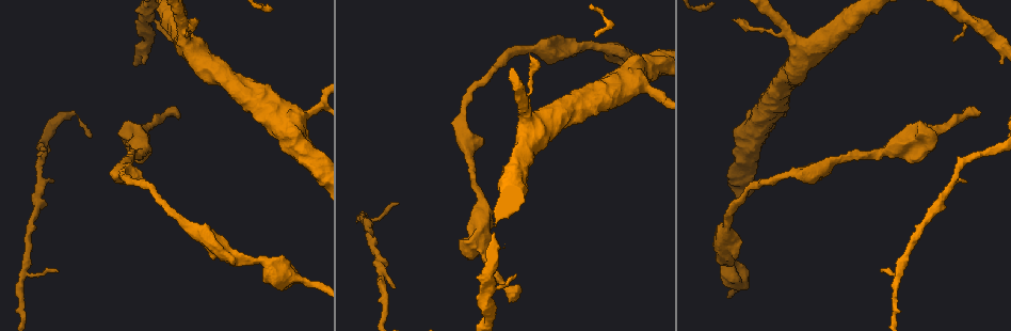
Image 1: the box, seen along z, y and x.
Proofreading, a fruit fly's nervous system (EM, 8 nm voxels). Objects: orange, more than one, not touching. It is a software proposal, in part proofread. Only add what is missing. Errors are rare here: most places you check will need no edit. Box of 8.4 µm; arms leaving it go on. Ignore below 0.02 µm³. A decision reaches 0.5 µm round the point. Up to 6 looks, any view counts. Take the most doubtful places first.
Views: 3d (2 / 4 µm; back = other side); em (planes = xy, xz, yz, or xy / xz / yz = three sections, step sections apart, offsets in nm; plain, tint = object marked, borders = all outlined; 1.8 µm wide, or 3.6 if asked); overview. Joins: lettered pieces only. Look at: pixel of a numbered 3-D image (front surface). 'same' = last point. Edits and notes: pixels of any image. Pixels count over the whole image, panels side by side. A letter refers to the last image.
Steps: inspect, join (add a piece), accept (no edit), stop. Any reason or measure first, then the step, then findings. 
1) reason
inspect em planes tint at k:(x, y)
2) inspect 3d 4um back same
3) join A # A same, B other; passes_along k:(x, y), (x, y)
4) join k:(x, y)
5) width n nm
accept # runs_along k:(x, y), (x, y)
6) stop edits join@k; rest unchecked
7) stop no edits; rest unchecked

free end
inspect em planes borders at 1:(172, 42)

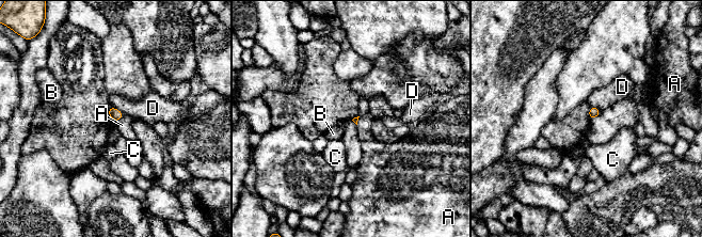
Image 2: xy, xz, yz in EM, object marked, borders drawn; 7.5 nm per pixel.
accept # A other, B other, C other, D other; border 2:(123, 115), (116, 122); none of them fits

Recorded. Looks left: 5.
tapers out
inspect 3d 2um at 1:(734, 20)

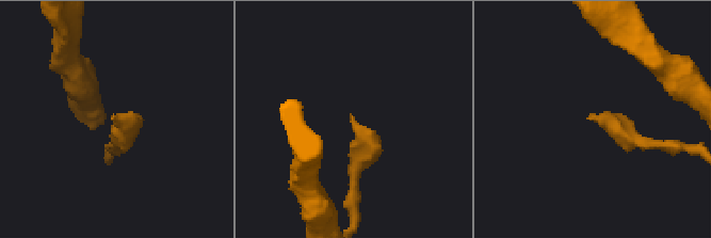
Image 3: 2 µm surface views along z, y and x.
inspect em 3.6um planes tint at 3:(589, 119)

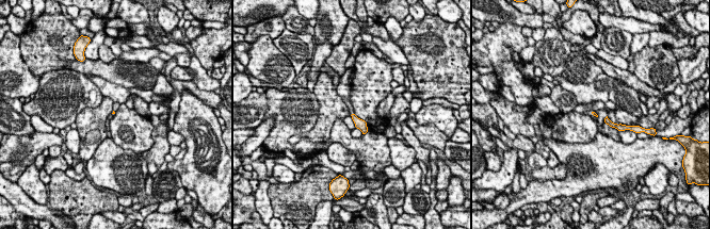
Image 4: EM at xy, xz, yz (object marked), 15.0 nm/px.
inspect em 3.6um planes borders same

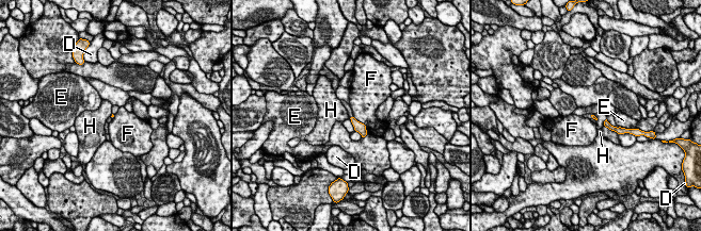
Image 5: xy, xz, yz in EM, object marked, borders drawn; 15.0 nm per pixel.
accept # D other, E other, F other, H other; no lettered piece goes on from it

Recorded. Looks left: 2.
inspect em planes plain at 1:(796, 173)

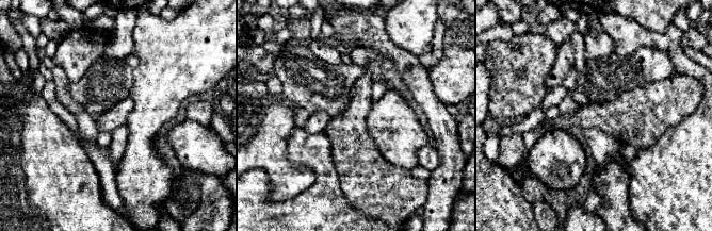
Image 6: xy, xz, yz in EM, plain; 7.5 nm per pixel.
what lies round it
inspect em planes borders same

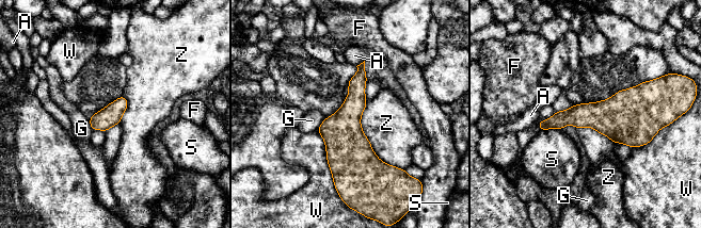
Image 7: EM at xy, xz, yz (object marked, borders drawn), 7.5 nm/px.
width 160 nm
accept # A other, F other, G other, S other, W other, Z other; border 7:(366, 101), (362, 131), (399, 168); no lettered piece goes on from it

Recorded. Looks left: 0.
stop no edits; rest unchecked

